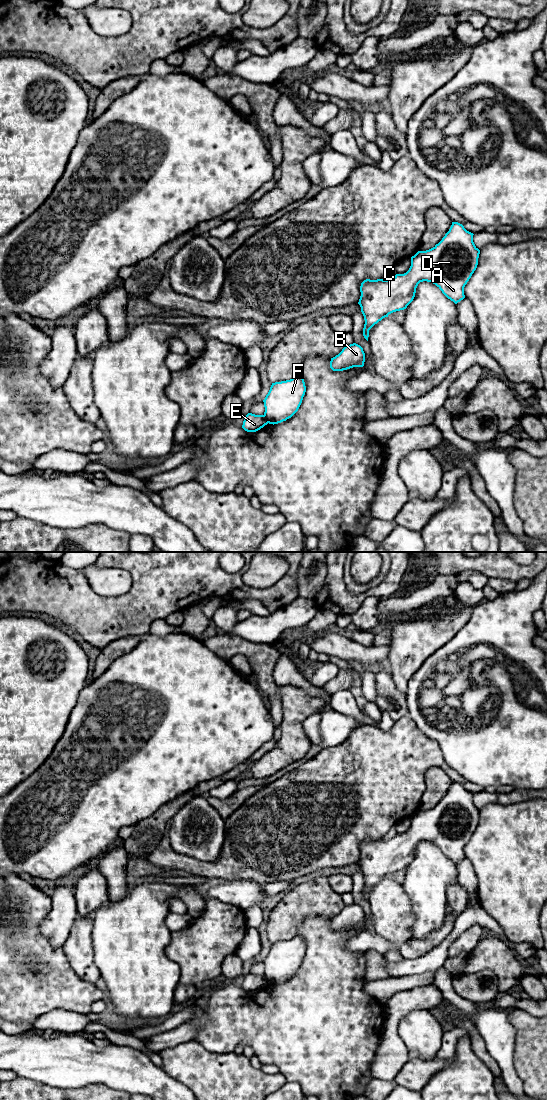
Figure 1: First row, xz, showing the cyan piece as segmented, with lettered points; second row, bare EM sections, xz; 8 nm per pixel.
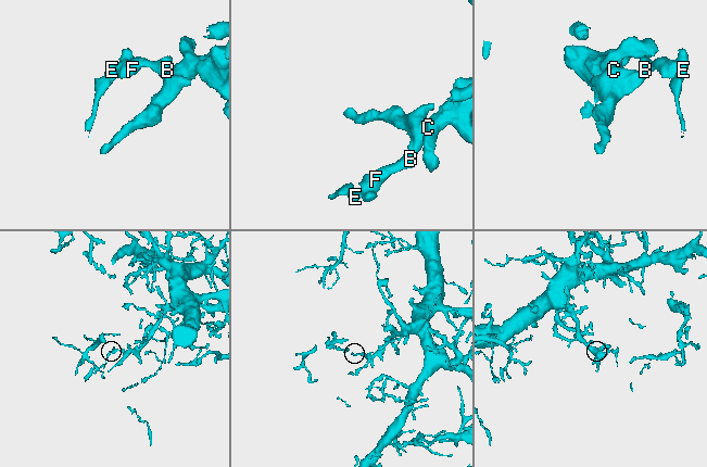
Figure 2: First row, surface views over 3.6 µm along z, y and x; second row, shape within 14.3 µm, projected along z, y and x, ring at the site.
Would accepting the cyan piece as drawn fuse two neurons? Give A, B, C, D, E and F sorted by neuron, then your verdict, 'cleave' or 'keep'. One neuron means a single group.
A B C D F / E; cleave

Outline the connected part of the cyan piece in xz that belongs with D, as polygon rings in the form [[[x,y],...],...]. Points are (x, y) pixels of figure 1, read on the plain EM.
[[[452,782],[449,791],[438,804],[429,810],[418,811],[411,817],[411,826],[406,833],[396,834],[390,840],[364,840],[360,846],[361,856],[358,862],[365,880],[364,898],[368,901],[369,890],[383,878],[393,872],[406,869],[413,861],[420,842],[435,844],[455,864],[463,860],[464,847],[477,828],[480,814],[480,810],[473,802],[473,795],[462,784]]]

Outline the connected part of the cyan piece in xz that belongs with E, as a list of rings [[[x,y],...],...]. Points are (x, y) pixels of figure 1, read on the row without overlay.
[[[248,973],[244,976],[242,988],[247,992],[256,992],[268,984],[264,975]]]

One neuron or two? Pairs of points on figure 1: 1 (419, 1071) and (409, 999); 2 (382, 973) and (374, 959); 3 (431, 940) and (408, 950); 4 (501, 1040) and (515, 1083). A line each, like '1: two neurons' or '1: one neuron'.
1: two neurons
2: one neuron
3: one neuron
4: one neuron

